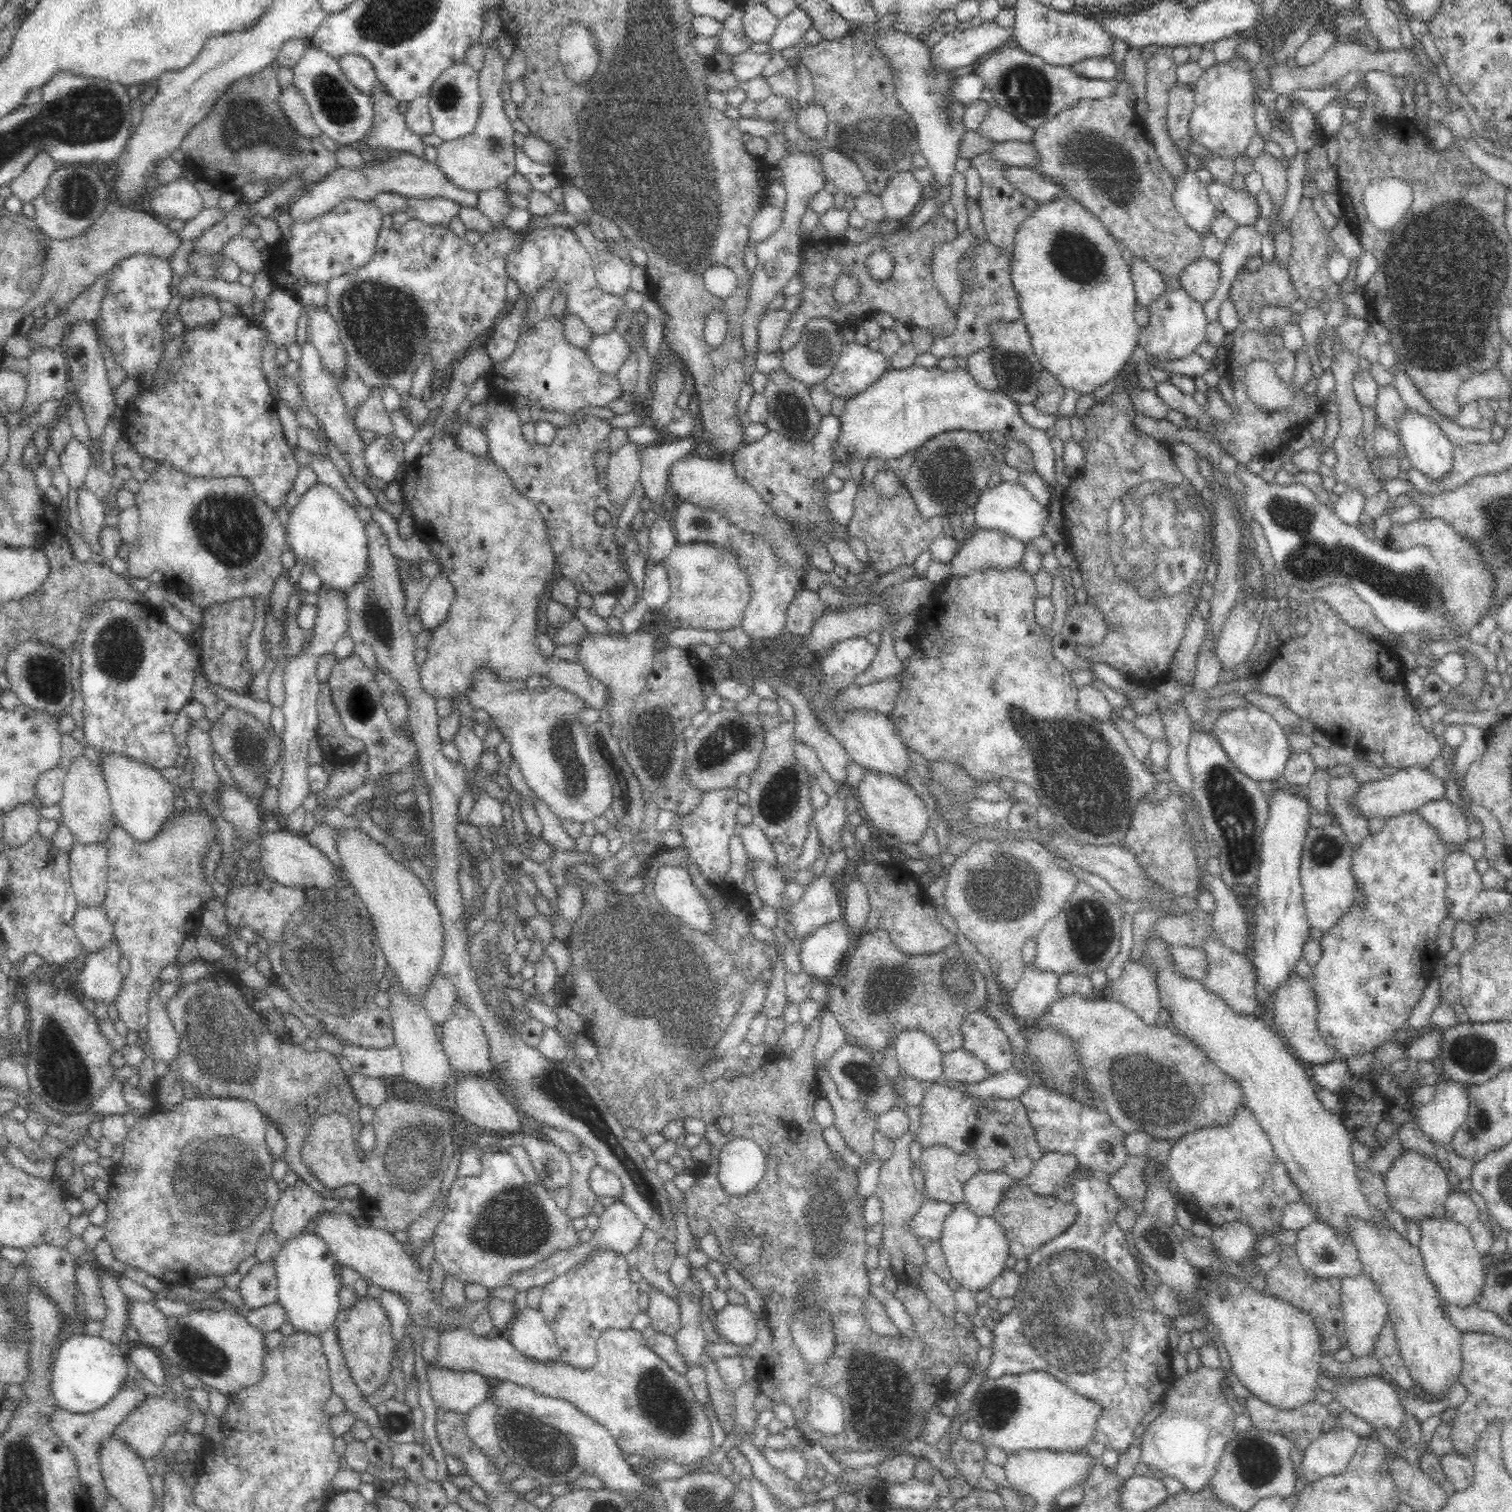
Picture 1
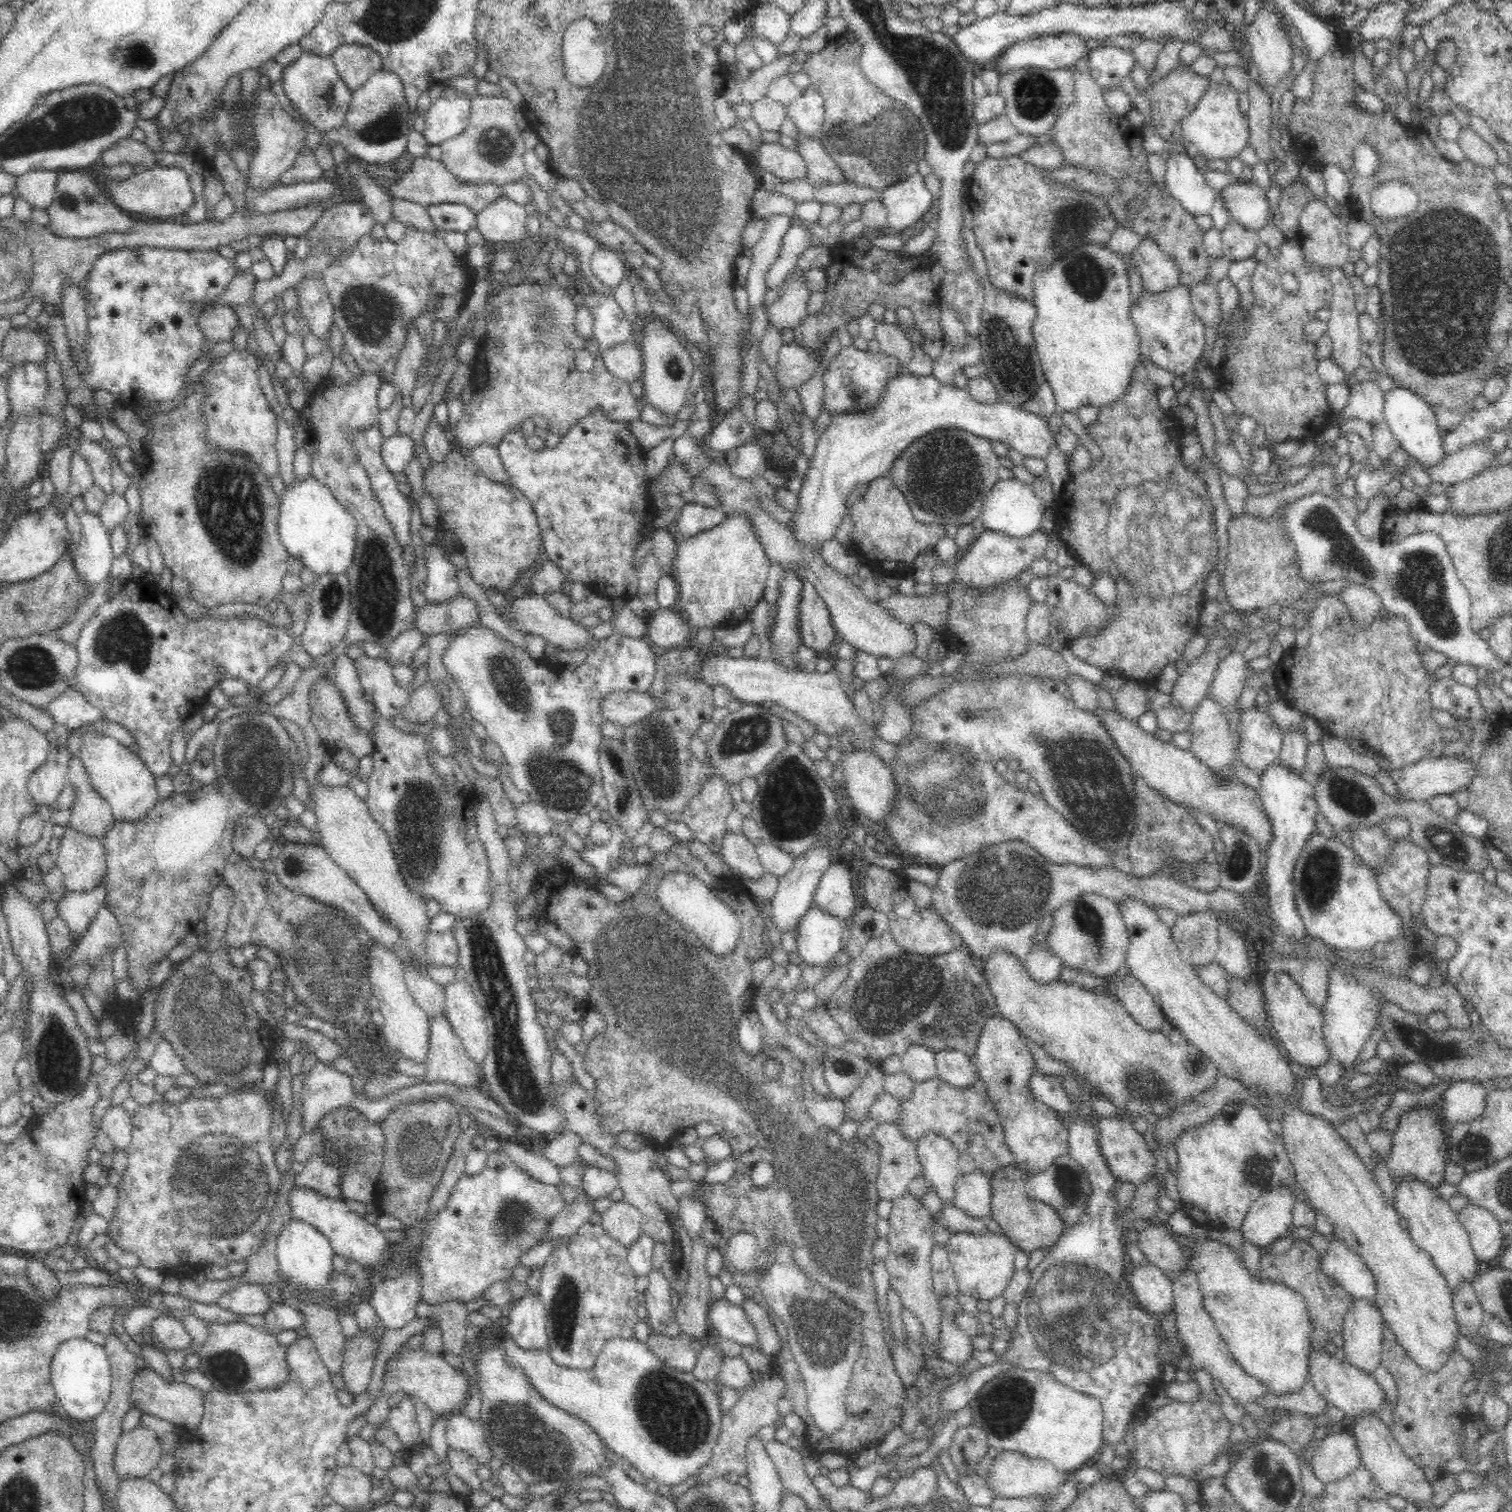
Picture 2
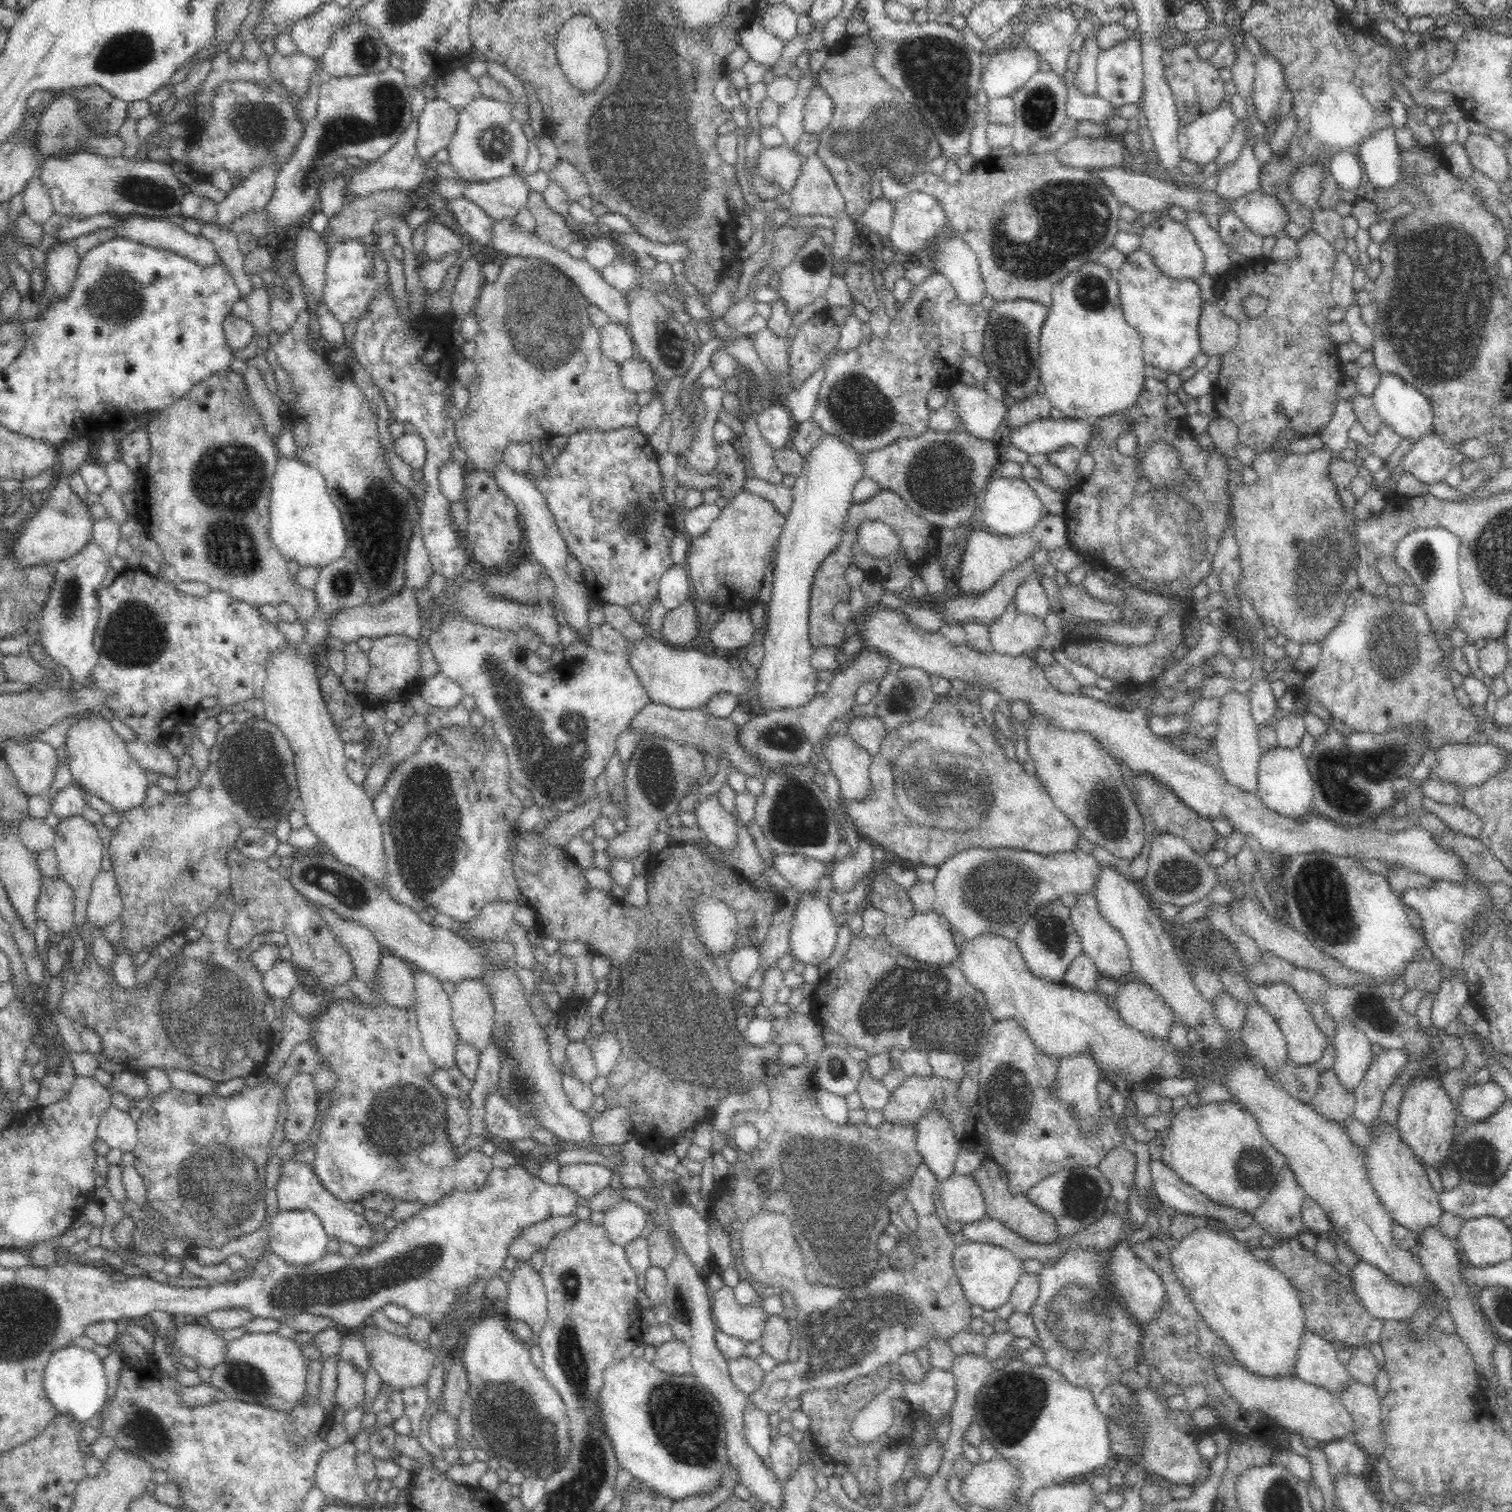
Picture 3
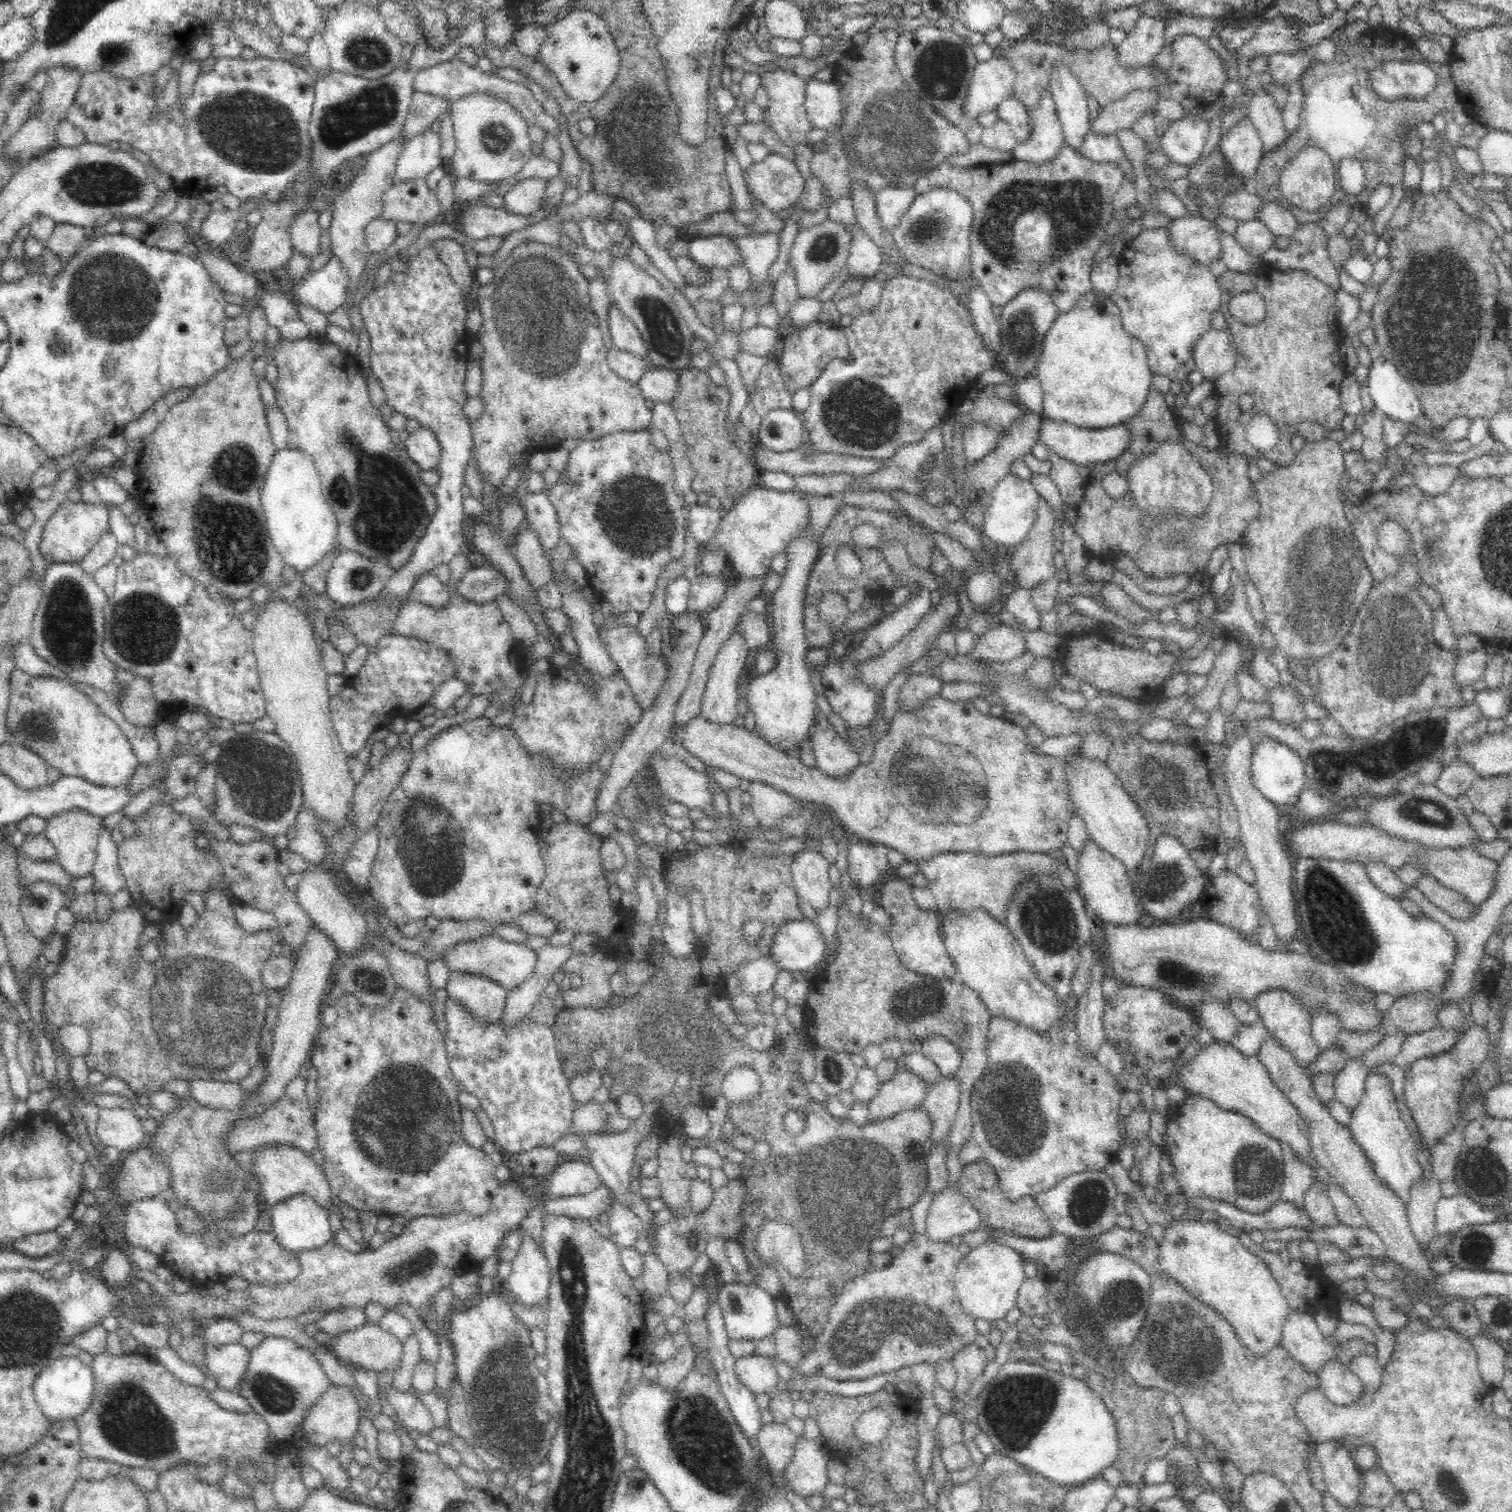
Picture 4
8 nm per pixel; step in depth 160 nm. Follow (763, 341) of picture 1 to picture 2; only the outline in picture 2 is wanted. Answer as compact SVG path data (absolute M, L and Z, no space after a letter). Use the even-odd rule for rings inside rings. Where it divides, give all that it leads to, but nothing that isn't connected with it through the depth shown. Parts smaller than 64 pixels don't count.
M795 267L790 270L784 282L778 287L778 296L767 318L778 329L794 329L809 316L808 301L814 291L810 290L811 283L802 269Z

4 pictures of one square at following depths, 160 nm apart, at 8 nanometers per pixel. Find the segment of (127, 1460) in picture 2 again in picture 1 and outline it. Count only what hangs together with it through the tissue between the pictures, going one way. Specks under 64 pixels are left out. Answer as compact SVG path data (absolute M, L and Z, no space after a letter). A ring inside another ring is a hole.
M150 1396L145 1402L146 1404L138 1406L113 1432L113 1435L124 1441L142 1462L156 1458L168 1436L178 1432L181 1424L189 1420L189 1407L180 1396L173 1401L161 1396Z

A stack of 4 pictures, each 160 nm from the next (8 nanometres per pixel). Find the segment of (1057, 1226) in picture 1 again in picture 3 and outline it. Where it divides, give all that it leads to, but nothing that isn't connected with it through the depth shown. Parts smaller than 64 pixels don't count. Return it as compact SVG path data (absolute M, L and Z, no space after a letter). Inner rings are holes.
M984 1159L982 1164L970 1176L974 1179L976 1185L980 1187L986 1209L986 1218L1005 1224L1012 1232L1036 1244L1048 1244L1054 1238L1057 1238L1054 1218L1046 1211L1038 1208L1027 1195L1010 1195L1006 1171L994 1161Z

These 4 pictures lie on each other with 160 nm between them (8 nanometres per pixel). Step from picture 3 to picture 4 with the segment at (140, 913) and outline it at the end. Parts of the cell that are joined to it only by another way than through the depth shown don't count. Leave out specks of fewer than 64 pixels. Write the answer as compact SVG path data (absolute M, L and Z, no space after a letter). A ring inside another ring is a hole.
M255 730L245 735L236 734L232 741L221 743L221 753L213 763L217 772L215 786L218 802L216 808L210 811L224 826L228 828L231 824L238 824L269 838L287 835L297 820L304 796L294 755L277 733ZM158 804L138 818L138 834L134 838L126 837L118 847L118 861L132 903L143 912L149 924L165 925L170 920L177 920L184 896L190 890L206 892L214 885L233 899L220 862L210 851L195 846L198 835L195 826L198 824L193 824L191 818L173 812L167 804Z

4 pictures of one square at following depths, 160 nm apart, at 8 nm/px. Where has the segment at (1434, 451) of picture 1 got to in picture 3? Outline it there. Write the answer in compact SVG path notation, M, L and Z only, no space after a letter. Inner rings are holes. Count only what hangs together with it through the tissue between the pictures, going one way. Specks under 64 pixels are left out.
M1382 373L1371 396L1383 424L1391 426L1401 437L1422 438L1432 431L1432 408L1429 401L1411 385L1403 382L1394 373Z

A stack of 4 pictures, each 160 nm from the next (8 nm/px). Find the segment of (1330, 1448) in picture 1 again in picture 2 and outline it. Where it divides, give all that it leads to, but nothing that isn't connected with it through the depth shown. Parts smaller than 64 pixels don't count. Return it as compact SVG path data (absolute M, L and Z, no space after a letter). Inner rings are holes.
M1348 1430L1332 1432L1318 1441L1311 1462L1314 1476L1324 1486L1338 1482L1361 1465L1354 1435Z

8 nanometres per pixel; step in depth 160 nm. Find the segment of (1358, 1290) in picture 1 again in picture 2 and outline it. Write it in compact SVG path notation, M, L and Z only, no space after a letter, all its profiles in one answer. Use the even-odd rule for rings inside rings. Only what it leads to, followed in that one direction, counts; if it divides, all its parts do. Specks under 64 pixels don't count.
M1354 1300L1344 1322L1344 1355L1363 1373L1372 1375L1381 1366L1383 1317L1378 1308Z

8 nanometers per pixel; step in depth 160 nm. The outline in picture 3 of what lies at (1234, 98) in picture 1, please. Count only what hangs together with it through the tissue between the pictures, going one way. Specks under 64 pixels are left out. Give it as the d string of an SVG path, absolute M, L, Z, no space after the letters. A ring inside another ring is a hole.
M1221 101L1214 110L1196 120L1180 123L1176 132L1180 157L1200 166L1215 160L1234 132L1237 120L1230 109L1230 102Z

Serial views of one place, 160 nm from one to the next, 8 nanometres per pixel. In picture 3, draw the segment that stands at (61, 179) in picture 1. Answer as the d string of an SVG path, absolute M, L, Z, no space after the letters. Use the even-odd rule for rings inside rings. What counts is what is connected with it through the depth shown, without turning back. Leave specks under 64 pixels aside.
M140 215L123 218L123 226L115 229L115 236L130 238L130 240L136 240L156 248L178 253L180 256L185 256L188 260L193 260L200 267L222 267L226 273L229 273L229 270L225 268L222 260L220 260L216 247L210 240L202 236L197 237L189 234L184 231L179 220L173 218L149 218Z

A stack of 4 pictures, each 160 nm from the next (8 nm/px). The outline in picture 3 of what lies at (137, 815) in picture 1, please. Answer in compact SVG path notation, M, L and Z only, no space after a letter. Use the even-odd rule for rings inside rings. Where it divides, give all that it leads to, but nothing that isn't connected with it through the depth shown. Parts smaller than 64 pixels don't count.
M84 714L67 730L64 747L71 780L86 791L122 813L138 807L144 801L149 788L145 770L133 759L126 742L110 721L98 714Z

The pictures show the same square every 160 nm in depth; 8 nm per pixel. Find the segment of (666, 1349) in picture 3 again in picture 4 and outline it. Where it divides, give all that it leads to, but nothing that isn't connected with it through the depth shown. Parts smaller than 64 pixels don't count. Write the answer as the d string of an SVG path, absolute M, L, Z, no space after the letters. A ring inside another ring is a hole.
M688 1345L680 1354L668 1362L659 1362L656 1382L669 1394L678 1390L678 1385L693 1368L693 1348Z

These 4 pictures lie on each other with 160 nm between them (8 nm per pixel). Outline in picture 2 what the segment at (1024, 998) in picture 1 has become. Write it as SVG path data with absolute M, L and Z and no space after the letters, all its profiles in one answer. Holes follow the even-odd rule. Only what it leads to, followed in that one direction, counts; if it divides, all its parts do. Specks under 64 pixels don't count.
M1052 928L1048 931L1044 942L1042 940L1032 942L1030 951L1026 954L1026 958L1023 960L1026 970L1030 973L1030 976L1040 984L1050 984L1052 981L1059 980L1061 968L1064 966L1063 960L1056 953L1054 953L1052 949L1050 949L1050 946L1052 946L1050 945L1050 932L1052 932Z

